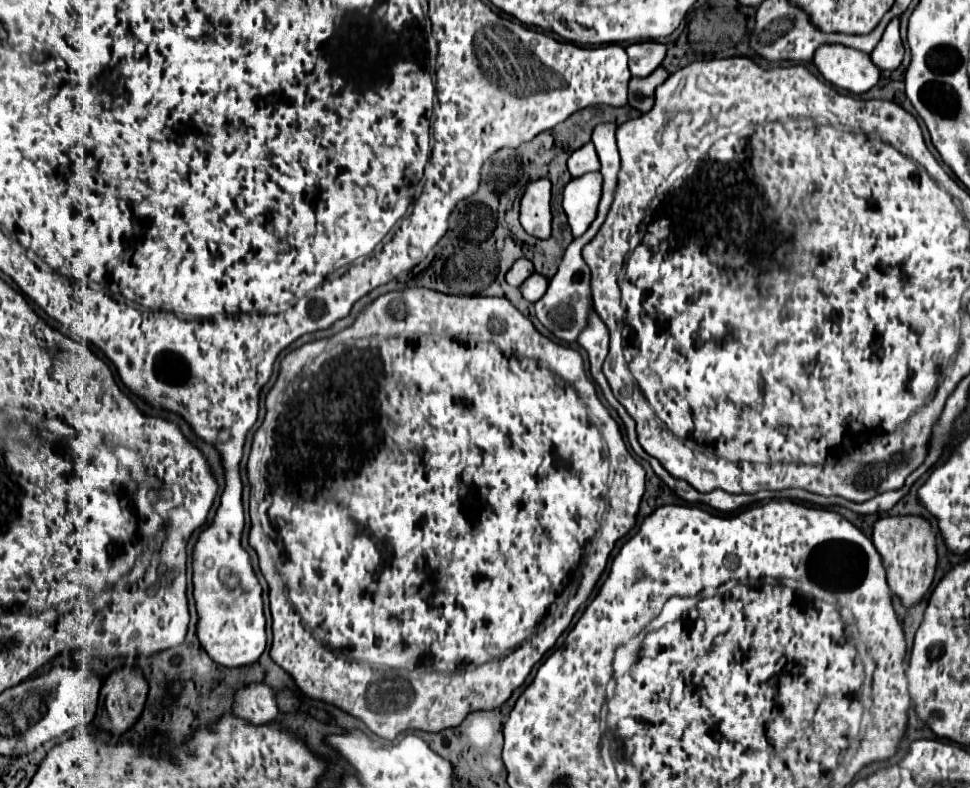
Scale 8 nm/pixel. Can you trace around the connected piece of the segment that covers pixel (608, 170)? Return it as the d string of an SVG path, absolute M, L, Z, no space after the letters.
M598 124L592 132L592 142L596 146L596 154L600 158L600 172L604 176L602 186L602 198L612 198L616 188L616 174L620 170L620 156L616 148L616 124Z

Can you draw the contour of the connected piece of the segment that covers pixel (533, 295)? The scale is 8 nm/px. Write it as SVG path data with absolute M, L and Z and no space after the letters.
M532 274L532 276L528 276L526 280L524 280L524 284L520 286L520 292L522 292L522 298L524 300L528 300L528 302L538 302L542 296L544 296L544 292L546 292L546 288L548 288L548 280L542 276L542 274Z

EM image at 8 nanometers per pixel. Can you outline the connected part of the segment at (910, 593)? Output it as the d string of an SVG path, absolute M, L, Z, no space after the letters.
M894 516L880 518L874 524L872 542L882 556L882 564L888 574L890 590L900 598L906 610L918 606L928 592L934 570L936 570L936 540L930 530L930 524L918 516Z

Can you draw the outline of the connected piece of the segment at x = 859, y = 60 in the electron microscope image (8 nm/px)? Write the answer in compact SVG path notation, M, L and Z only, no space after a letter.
M820 46L814 64L826 82L850 94L864 94L880 80L870 56L846 46Z

